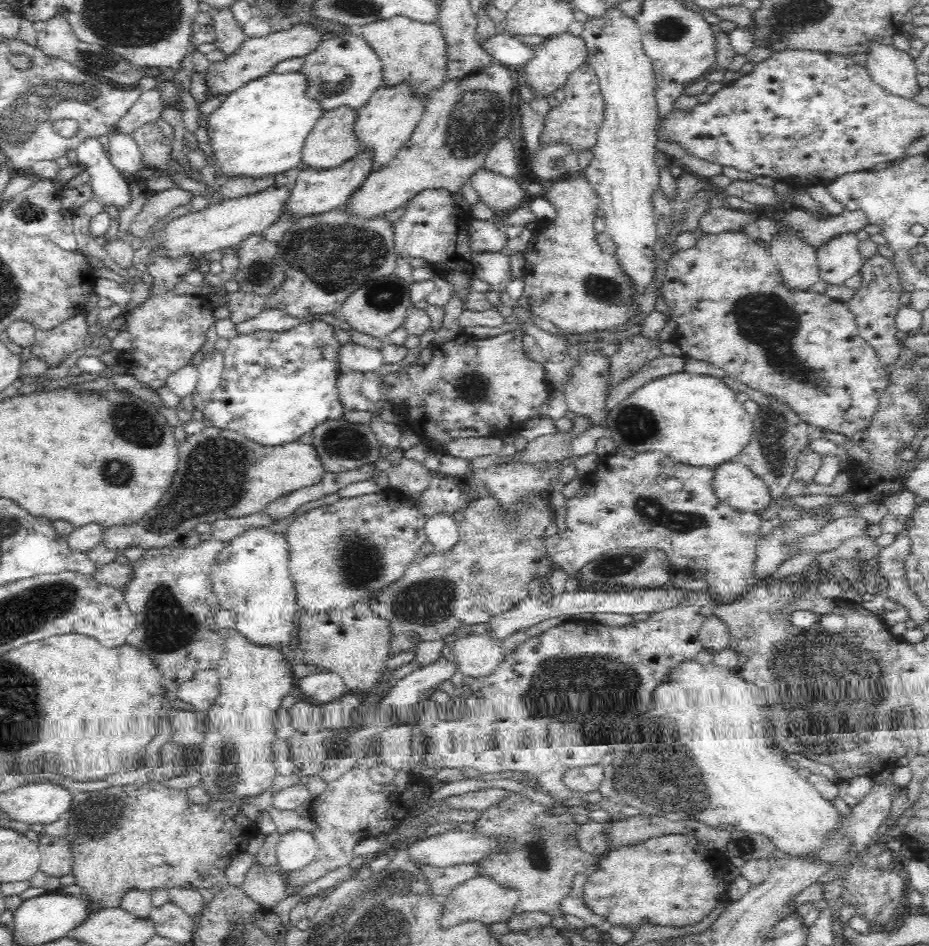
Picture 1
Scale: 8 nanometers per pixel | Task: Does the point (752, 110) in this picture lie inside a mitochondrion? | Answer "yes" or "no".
no

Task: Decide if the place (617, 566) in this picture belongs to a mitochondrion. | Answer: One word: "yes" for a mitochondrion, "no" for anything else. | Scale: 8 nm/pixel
yes

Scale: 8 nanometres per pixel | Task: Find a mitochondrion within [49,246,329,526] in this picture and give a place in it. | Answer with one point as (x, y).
(133, 422)

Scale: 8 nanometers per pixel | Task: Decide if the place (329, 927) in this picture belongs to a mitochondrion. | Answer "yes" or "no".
yes

